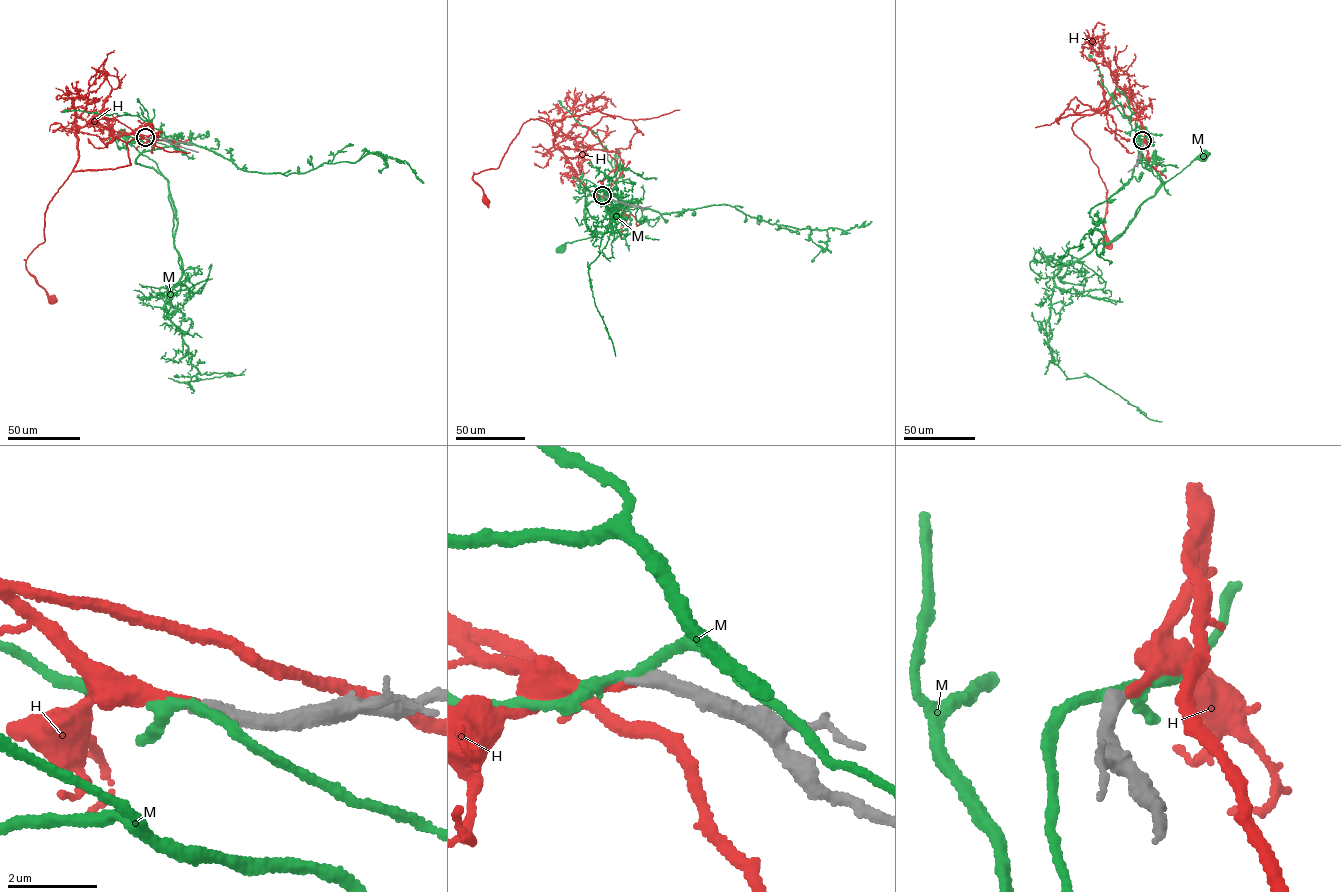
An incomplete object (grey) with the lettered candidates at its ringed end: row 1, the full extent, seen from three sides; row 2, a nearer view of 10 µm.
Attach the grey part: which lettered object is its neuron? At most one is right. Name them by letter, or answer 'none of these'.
H

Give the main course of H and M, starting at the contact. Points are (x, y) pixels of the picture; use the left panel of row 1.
H: (145, 137), (93, 124), (77, 131), (77, 161), (45, 213), (45, 241), (26, 260), (27, 271), (52, 299)
M: (145, 138), (166, 145), (145, 151), (136, 163), (156, 169), (163, 175), (155, 162), (128, 144), (125, 136)

